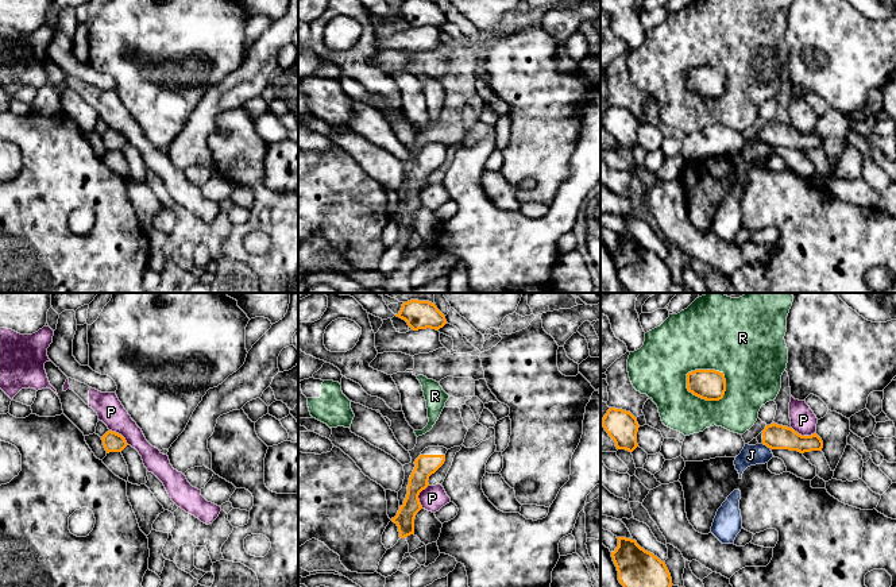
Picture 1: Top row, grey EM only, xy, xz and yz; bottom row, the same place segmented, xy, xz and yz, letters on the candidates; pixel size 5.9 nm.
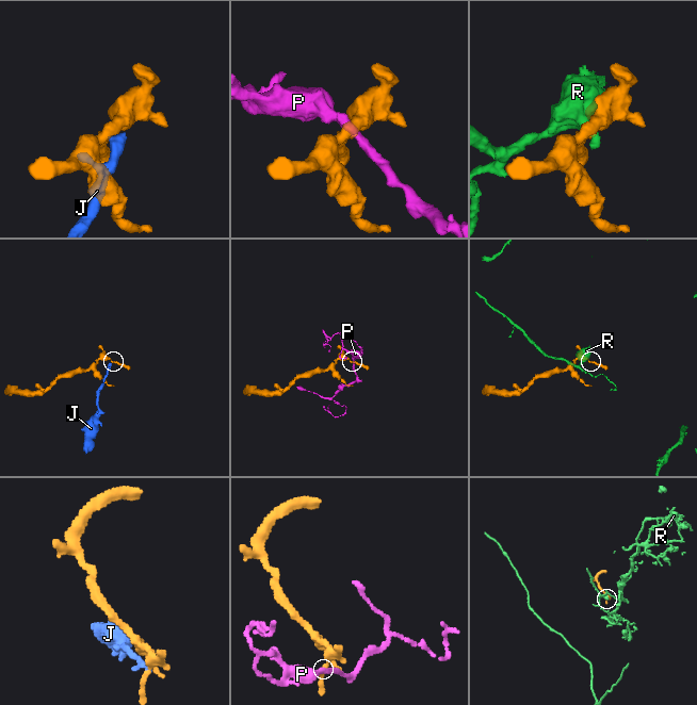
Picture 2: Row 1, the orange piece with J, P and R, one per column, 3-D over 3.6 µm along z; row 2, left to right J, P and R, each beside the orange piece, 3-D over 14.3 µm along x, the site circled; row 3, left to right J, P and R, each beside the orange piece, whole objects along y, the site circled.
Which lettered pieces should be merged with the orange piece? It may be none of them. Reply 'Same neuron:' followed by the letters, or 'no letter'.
Same neuron: no letter

